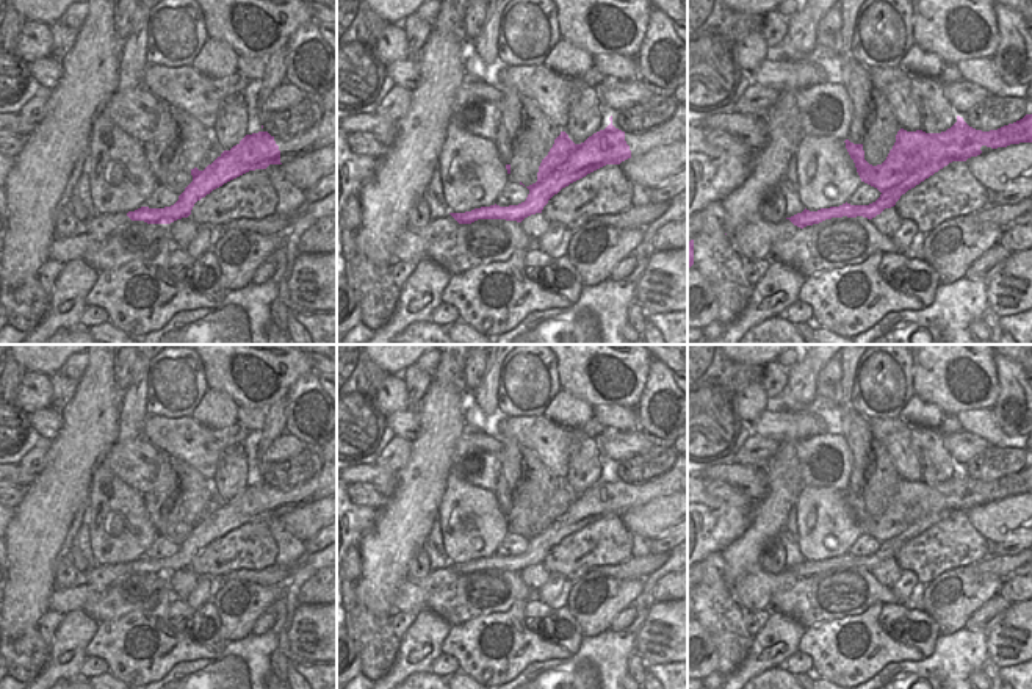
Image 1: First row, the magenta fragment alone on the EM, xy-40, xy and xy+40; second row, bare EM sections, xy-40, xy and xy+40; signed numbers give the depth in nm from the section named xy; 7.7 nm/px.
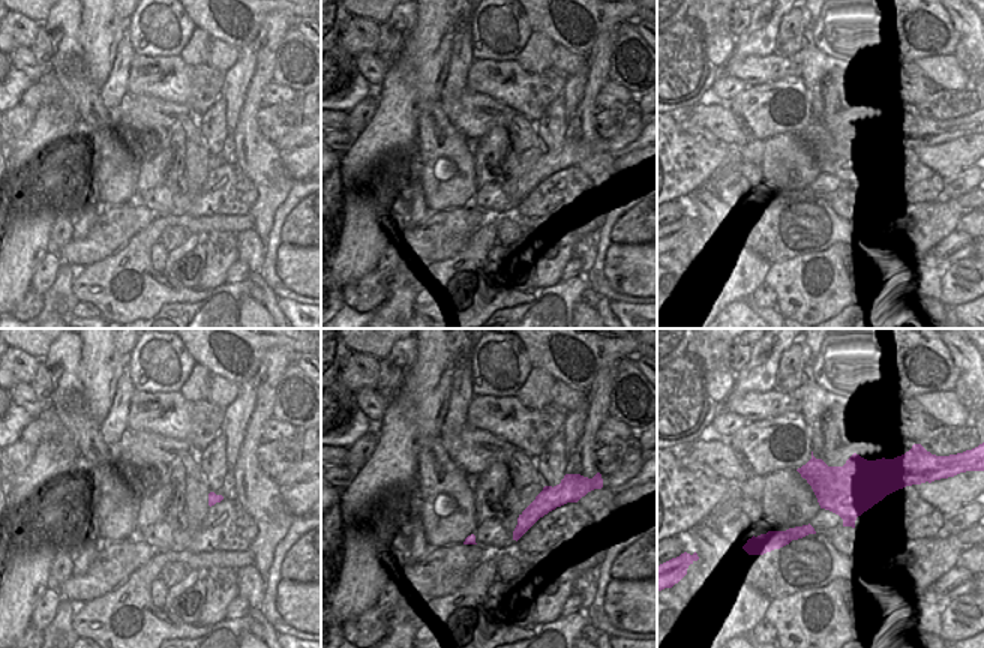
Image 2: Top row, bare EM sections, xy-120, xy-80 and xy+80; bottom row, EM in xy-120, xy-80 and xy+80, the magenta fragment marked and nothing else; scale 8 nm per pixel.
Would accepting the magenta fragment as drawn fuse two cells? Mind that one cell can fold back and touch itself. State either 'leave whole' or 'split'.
split

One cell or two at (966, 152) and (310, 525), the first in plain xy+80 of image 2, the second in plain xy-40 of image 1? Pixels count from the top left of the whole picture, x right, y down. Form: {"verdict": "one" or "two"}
{"verdict": "one"}

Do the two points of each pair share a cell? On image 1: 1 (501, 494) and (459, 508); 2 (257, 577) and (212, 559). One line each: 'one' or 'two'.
1: two
2: two

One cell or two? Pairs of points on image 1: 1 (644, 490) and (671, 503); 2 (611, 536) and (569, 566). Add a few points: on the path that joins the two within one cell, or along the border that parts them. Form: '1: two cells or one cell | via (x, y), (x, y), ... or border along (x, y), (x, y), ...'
1: two cells | border along (671, 494), (660, 495), (631, 509)
2: one cell | via (600, 545), (580, 562)

